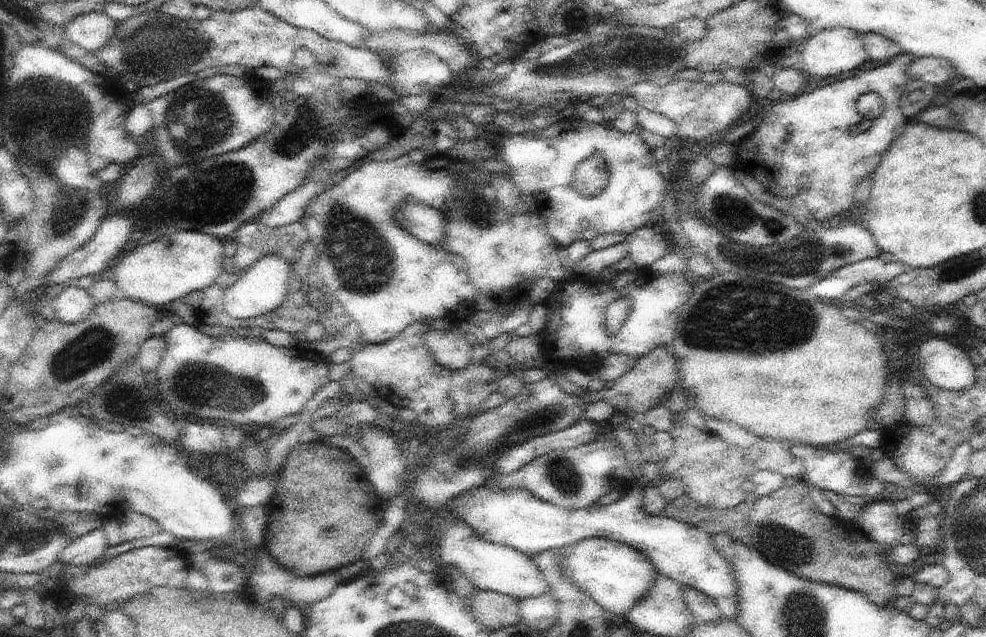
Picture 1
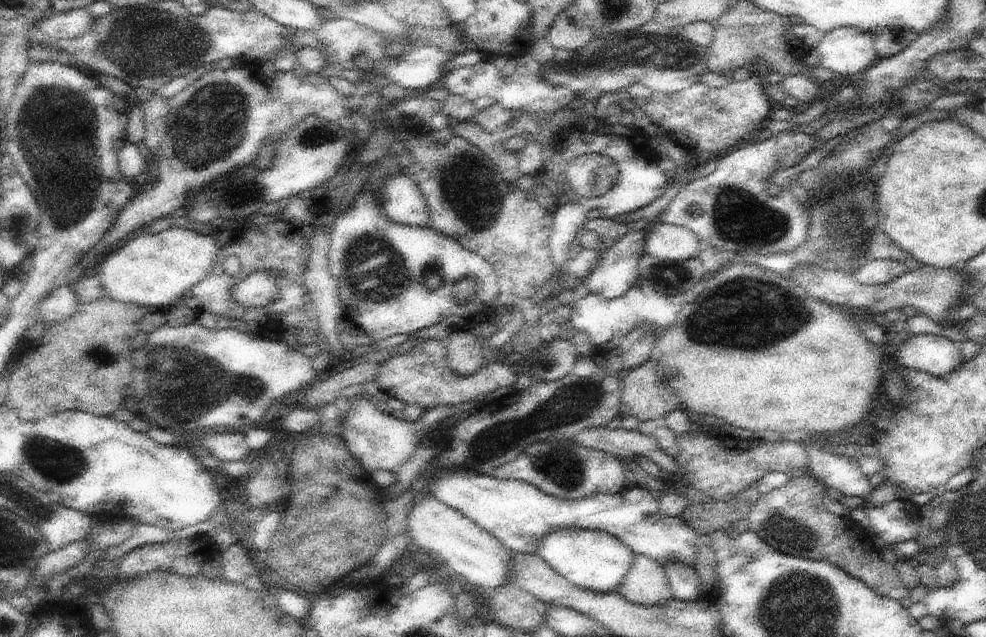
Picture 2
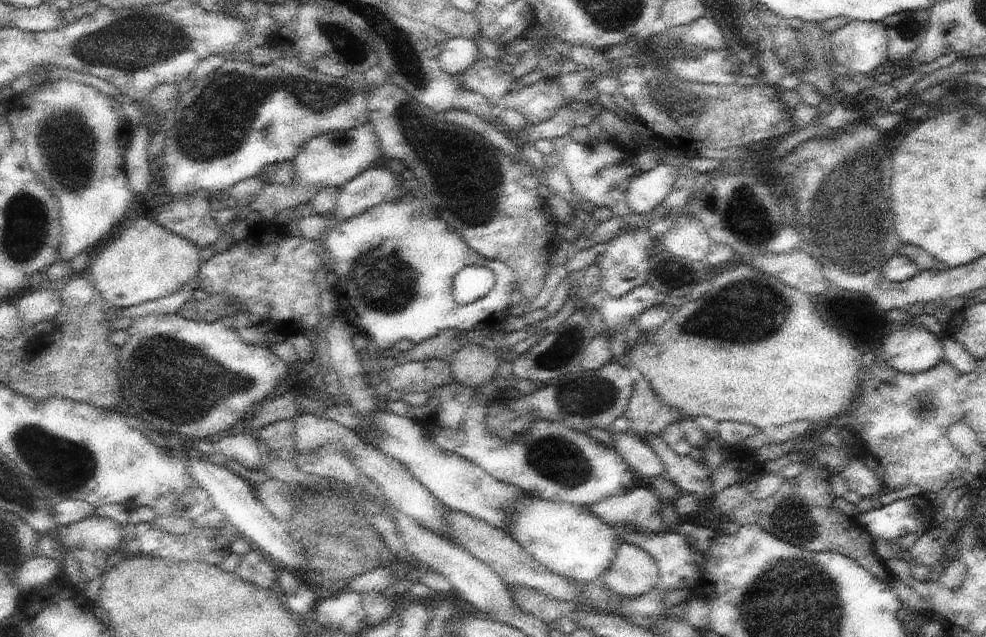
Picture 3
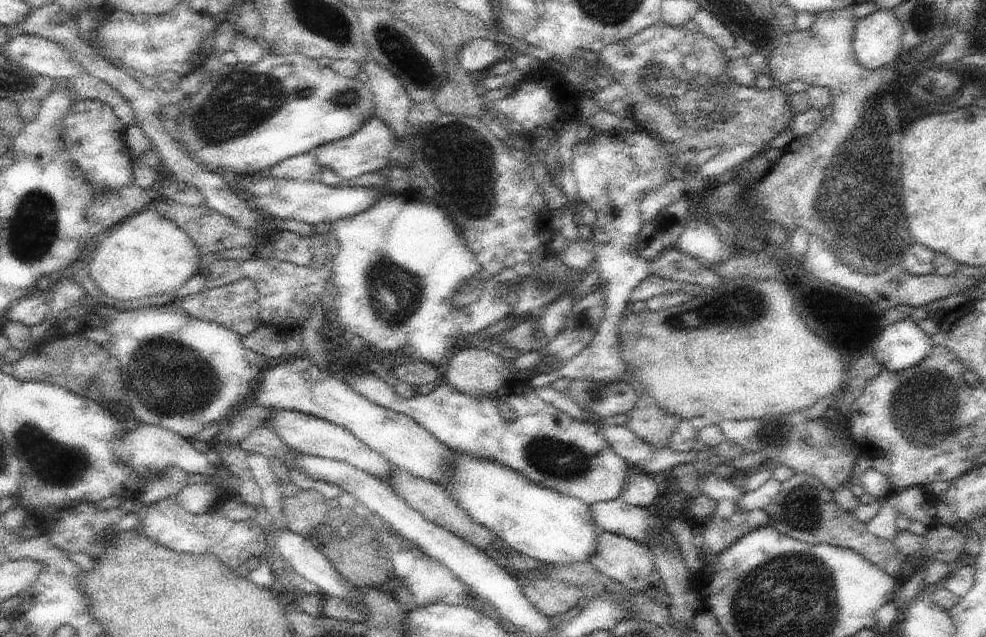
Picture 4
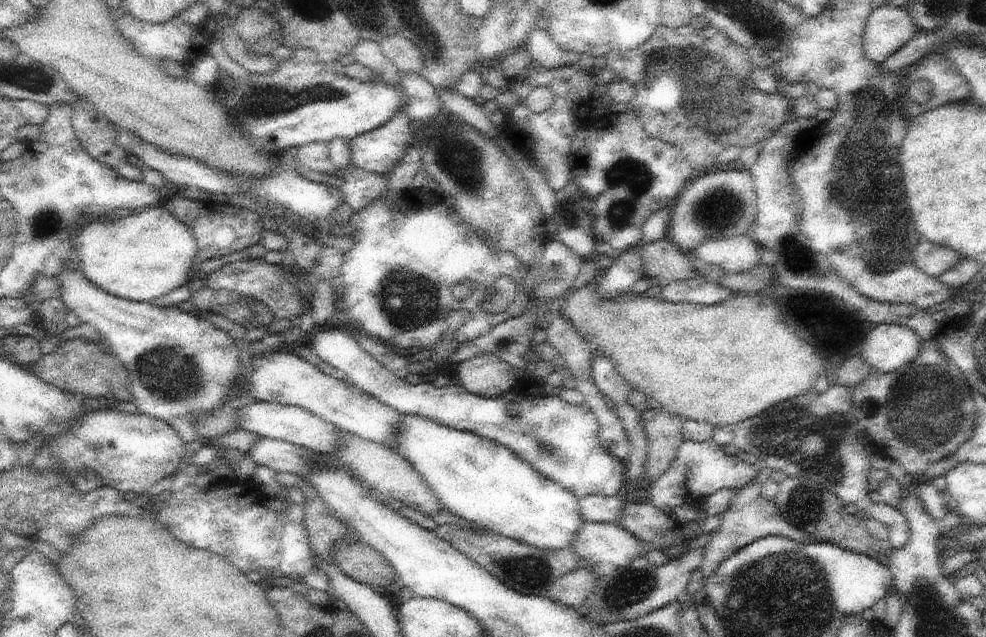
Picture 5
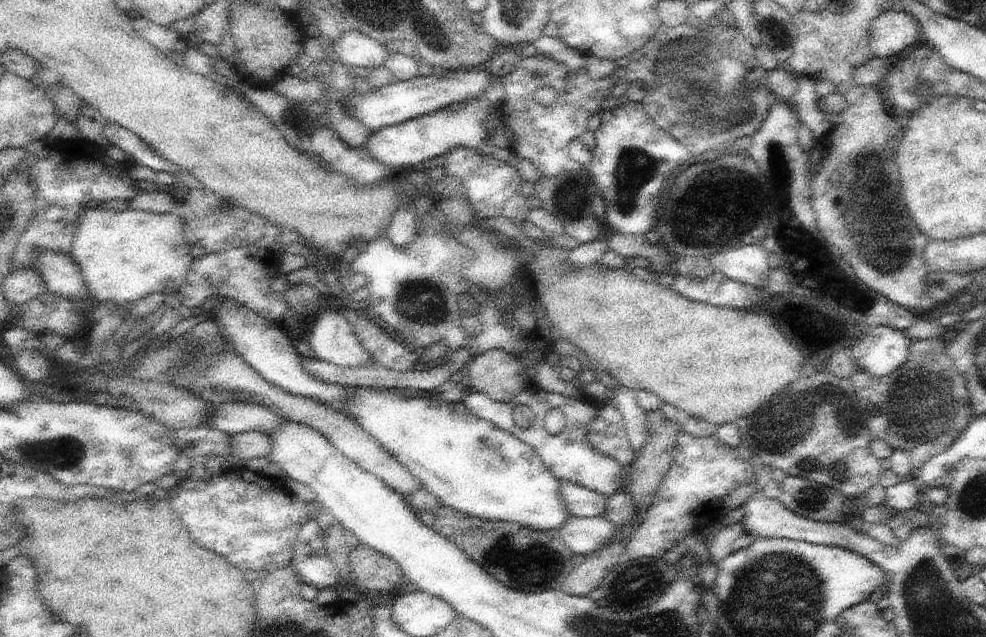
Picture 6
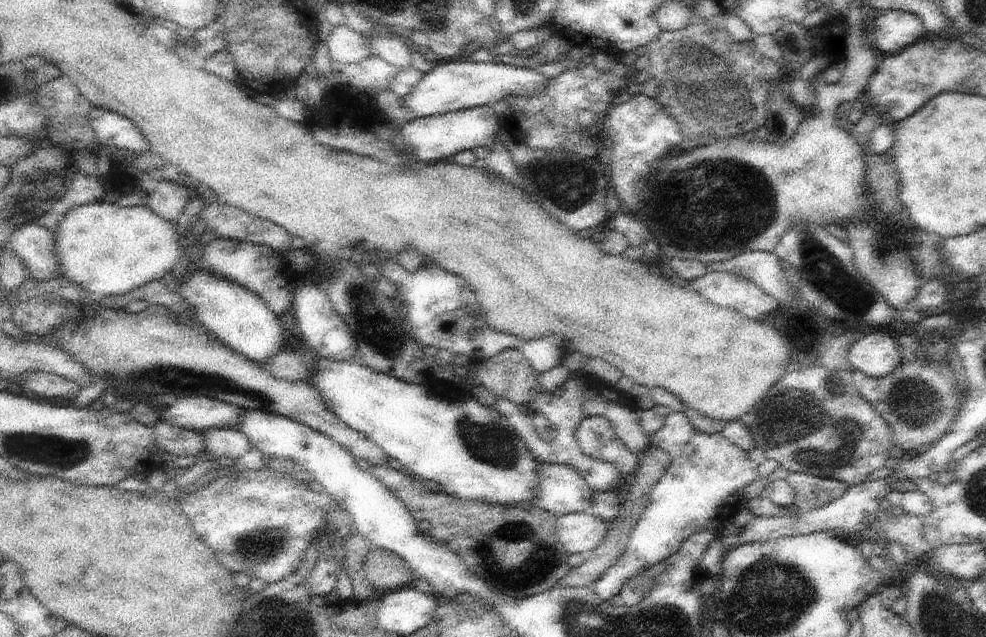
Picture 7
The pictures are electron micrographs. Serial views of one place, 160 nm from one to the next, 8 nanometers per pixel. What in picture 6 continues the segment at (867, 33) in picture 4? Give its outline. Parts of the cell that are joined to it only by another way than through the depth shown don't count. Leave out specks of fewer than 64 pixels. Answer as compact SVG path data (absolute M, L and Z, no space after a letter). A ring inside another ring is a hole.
M898 7L878 16L869 32L870 48L875 57L895 57L923 38L920 24Z

